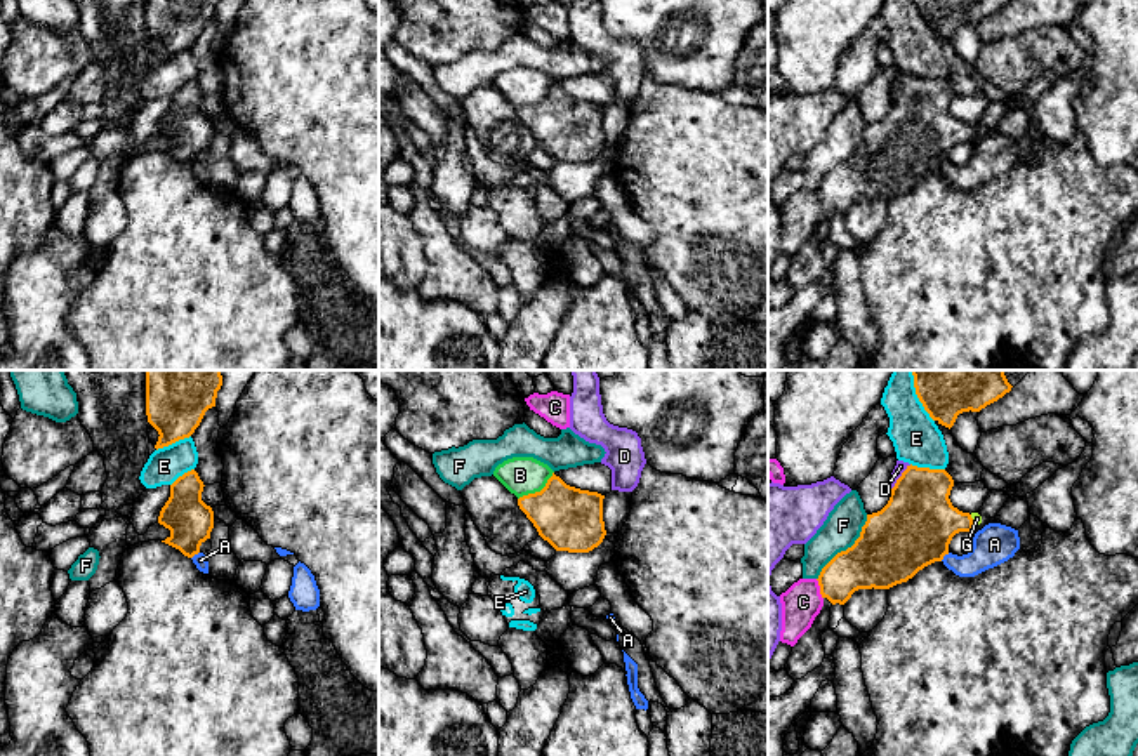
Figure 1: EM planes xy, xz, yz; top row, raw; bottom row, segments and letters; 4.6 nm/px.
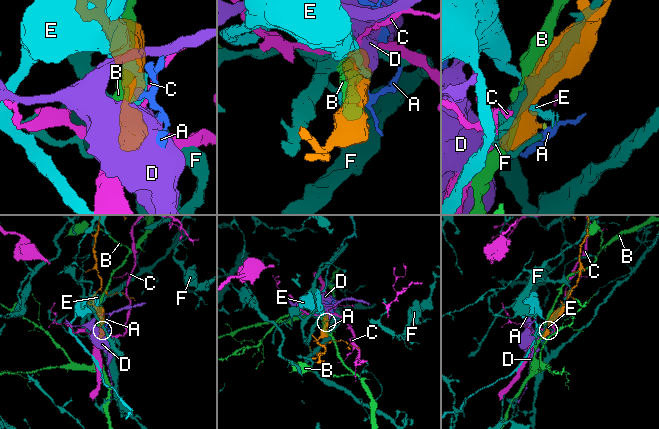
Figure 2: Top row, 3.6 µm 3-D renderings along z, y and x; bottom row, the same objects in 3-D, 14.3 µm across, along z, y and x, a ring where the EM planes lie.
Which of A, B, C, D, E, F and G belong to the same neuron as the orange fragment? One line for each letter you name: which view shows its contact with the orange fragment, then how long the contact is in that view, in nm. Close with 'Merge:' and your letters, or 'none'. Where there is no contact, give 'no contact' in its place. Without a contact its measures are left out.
G: meets orange in yz; contact 60 nm long
Merge: G

